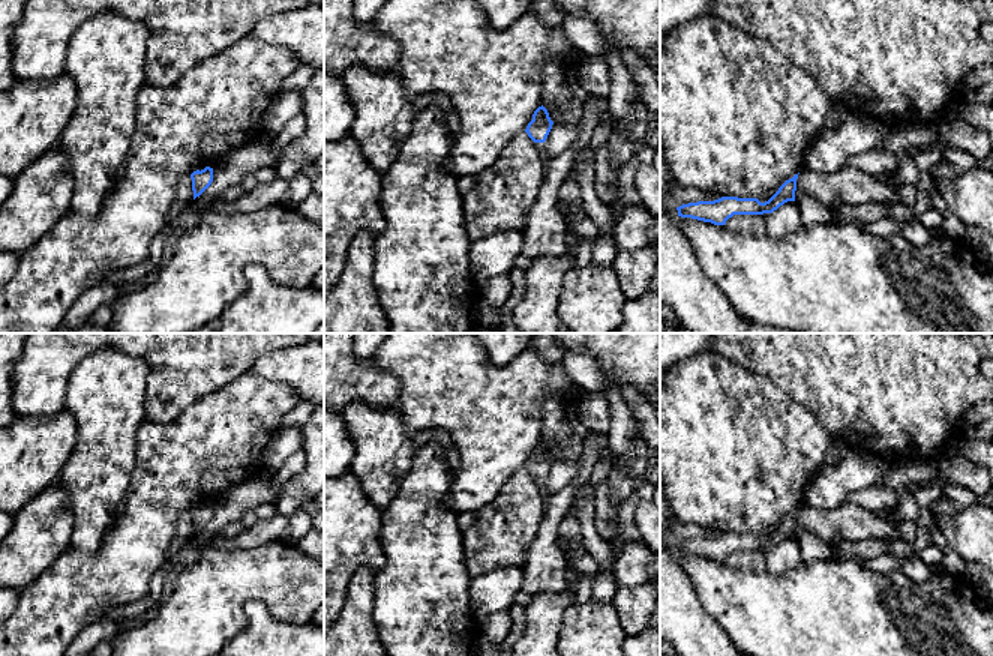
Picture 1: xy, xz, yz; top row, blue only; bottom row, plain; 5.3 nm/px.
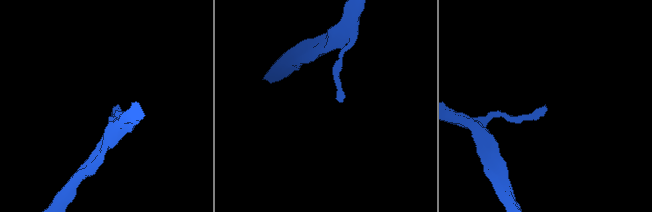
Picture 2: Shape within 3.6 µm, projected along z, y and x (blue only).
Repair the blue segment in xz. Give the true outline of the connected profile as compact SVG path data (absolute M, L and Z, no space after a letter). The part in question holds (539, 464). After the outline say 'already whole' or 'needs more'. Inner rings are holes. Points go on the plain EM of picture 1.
M542 441L534 447L532 456L528 459L525 468L534 479L544 479L552 461L554 458L550 456L548 446Z | already whole

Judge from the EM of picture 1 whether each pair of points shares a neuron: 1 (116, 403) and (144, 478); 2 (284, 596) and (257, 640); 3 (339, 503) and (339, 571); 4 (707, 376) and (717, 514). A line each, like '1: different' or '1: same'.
1: different
2: different
3: same
4: same

